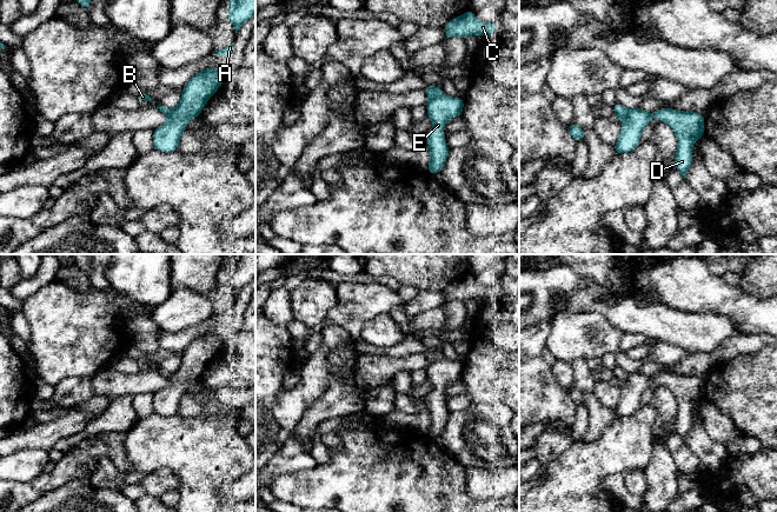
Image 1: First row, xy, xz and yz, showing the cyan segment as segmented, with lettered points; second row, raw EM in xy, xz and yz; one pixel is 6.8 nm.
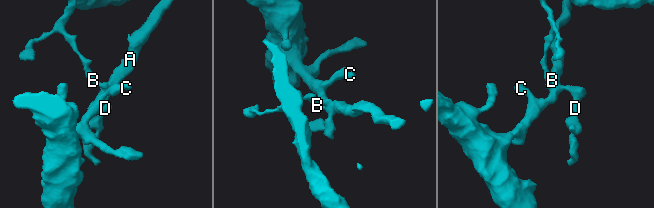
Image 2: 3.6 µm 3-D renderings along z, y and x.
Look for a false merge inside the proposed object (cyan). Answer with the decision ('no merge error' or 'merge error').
merge error

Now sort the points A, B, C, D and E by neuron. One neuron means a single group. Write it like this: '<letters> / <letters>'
A C D E / B

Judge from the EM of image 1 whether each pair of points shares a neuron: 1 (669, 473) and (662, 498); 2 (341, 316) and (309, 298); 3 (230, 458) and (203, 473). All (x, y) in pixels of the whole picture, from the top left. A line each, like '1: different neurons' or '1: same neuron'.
1: same neuron
2: different neurons
3: same neuron

